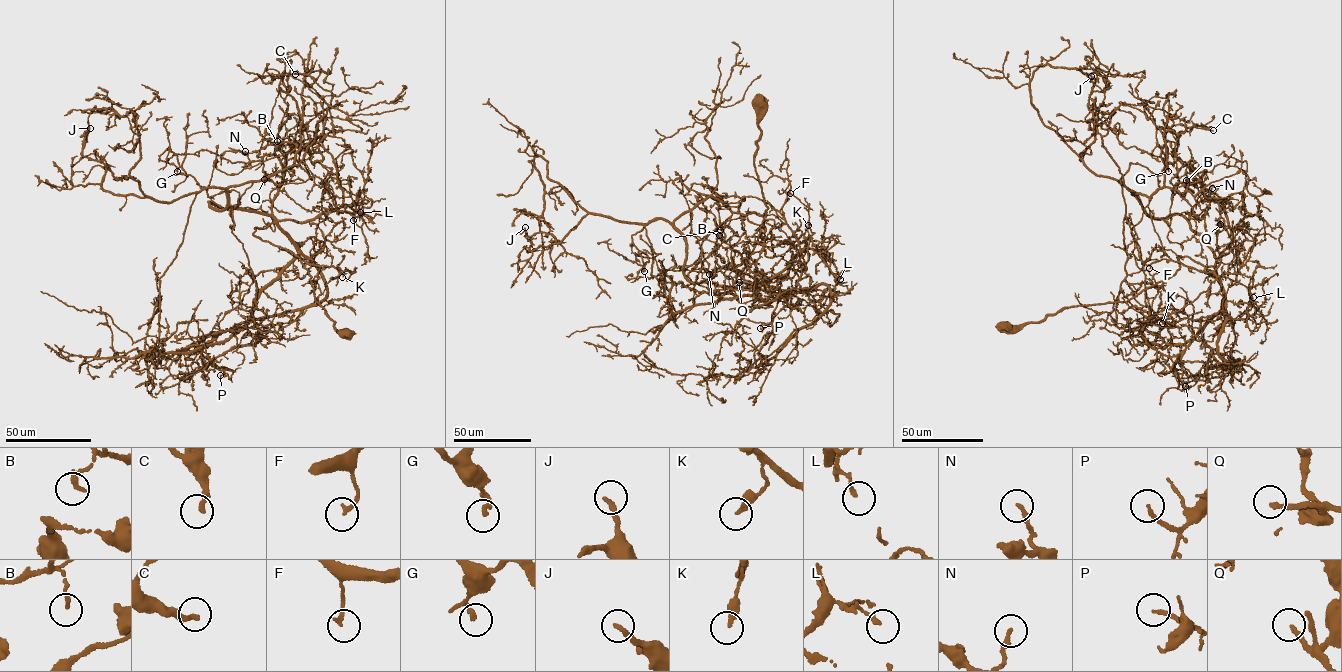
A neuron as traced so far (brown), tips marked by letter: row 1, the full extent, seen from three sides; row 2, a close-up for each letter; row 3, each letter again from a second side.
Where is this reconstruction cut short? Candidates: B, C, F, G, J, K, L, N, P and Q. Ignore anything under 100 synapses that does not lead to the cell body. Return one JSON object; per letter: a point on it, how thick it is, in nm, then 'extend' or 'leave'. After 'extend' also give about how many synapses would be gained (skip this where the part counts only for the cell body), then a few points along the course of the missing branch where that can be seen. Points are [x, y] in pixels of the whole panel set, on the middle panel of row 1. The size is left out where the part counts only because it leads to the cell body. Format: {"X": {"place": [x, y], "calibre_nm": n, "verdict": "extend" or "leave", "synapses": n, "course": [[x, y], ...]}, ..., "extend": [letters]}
{"B": {"place": [719, 235], "calibre_nm": 200, "verdict": "leave"}, "C": {"place": [720, 230], "calibre_nm": 240, "verdict": "leave"}, "F": {"place": [790, 193], "calibre_nm": 170, "verdict": "leave"}, "G": {"place": [644, 271], "calibre_nm": 150, "verdict": "leave"}, "J": {"place": [525, 227], "calibre_nm": 220, "verdict": "leave"}, "K": {"place": [808, 225], "calibre_nm": 280, "verdict": "leave"}, "L": {"place": [840, 279], "calibre_nm": 160, "verdict": "leave"}, "N": {"place": [709, 274], "calibre_nm": 200, "verdict": "leave"}, "P": {"place": [760, 328], "calibre_nm": 160, "verdict": "leave"}, "Q": {"place": [739, 282], "calibre_nm": 240, "verdict": "extend", "synapses": 100, "course": [[739, 282], [704, 297], [691, 291], [674, 293]]}, "extend": ["Q"]}

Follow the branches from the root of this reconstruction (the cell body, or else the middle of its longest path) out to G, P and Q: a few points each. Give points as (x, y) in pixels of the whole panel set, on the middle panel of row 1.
G: (758, 101), (767, 210), (730, 264), (759, 285), (692, 282), (682, 235), (660, 219), (632, 236), (644, 271)
P: (758, 101), (754, 165), (767, 210), (749, 256), (730, 264), (755, 284), (793, 291), (747, 312), (760, 328)
Q: (758, 101), (761, 138), (754, 165), (767, 210), (749, 256), (740, 265), (730, 264), (759, 285), (739, 282)

